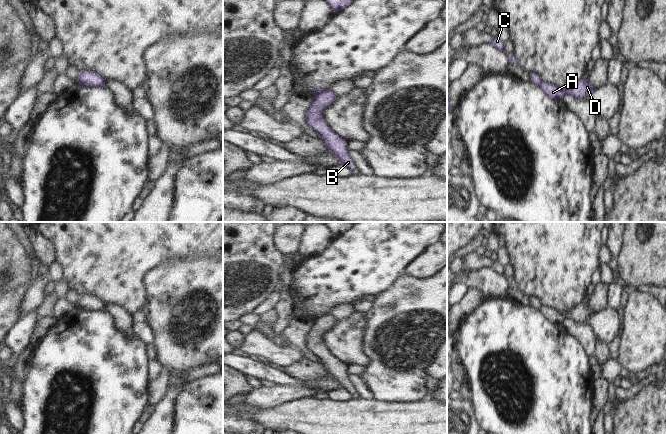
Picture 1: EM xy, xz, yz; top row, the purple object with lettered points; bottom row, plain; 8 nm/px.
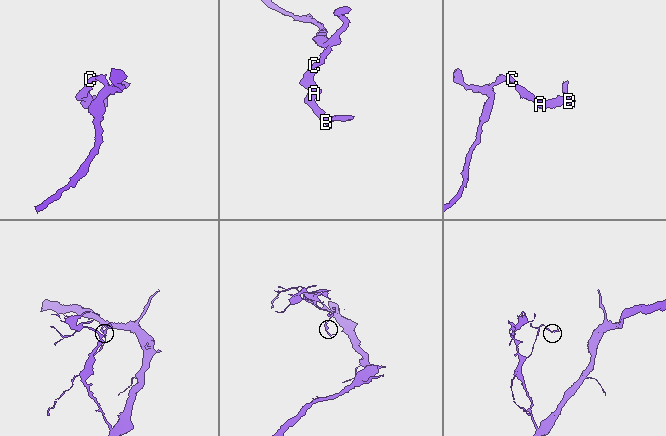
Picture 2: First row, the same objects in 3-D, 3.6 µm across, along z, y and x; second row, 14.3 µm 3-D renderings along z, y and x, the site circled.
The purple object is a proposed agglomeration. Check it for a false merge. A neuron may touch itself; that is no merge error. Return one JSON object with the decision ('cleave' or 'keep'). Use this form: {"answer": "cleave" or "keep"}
{"answer": "cleave"}

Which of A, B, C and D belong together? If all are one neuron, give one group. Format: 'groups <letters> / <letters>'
groups A B D / C

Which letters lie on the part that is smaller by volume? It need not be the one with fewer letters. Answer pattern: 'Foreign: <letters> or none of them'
Foreign: A, B, D

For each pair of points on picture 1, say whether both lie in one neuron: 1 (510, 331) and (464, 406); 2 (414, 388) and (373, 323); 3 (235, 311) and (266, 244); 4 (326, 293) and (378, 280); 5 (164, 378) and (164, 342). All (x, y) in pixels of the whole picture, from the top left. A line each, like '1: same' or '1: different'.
1: different
2: same
3: same
4: same
5: different

